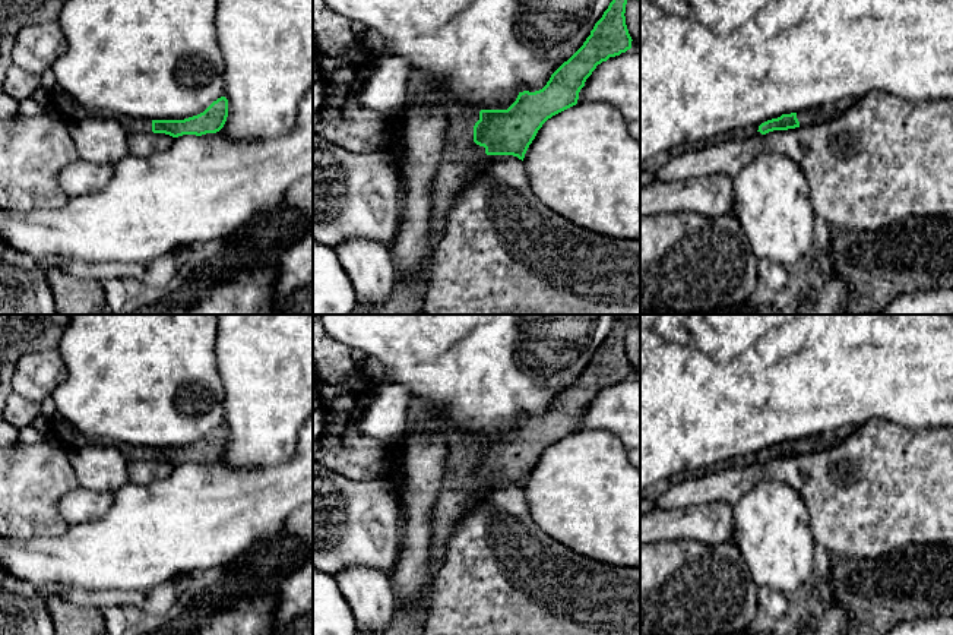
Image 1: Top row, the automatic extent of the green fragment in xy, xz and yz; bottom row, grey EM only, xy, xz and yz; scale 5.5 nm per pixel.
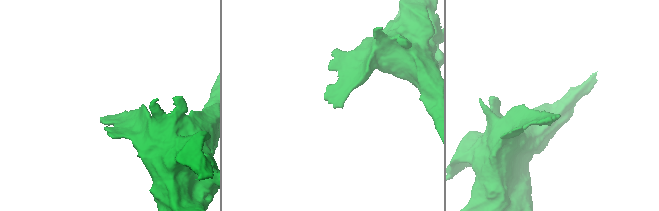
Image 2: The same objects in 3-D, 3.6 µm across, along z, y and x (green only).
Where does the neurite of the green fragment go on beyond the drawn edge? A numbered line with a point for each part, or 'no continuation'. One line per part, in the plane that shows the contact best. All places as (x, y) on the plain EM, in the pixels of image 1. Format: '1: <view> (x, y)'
1: xz (462, 486)

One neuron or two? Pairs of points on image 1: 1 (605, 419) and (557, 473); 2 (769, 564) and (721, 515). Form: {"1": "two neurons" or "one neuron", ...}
{"1": "two neurons", "2": "two neurons"}

